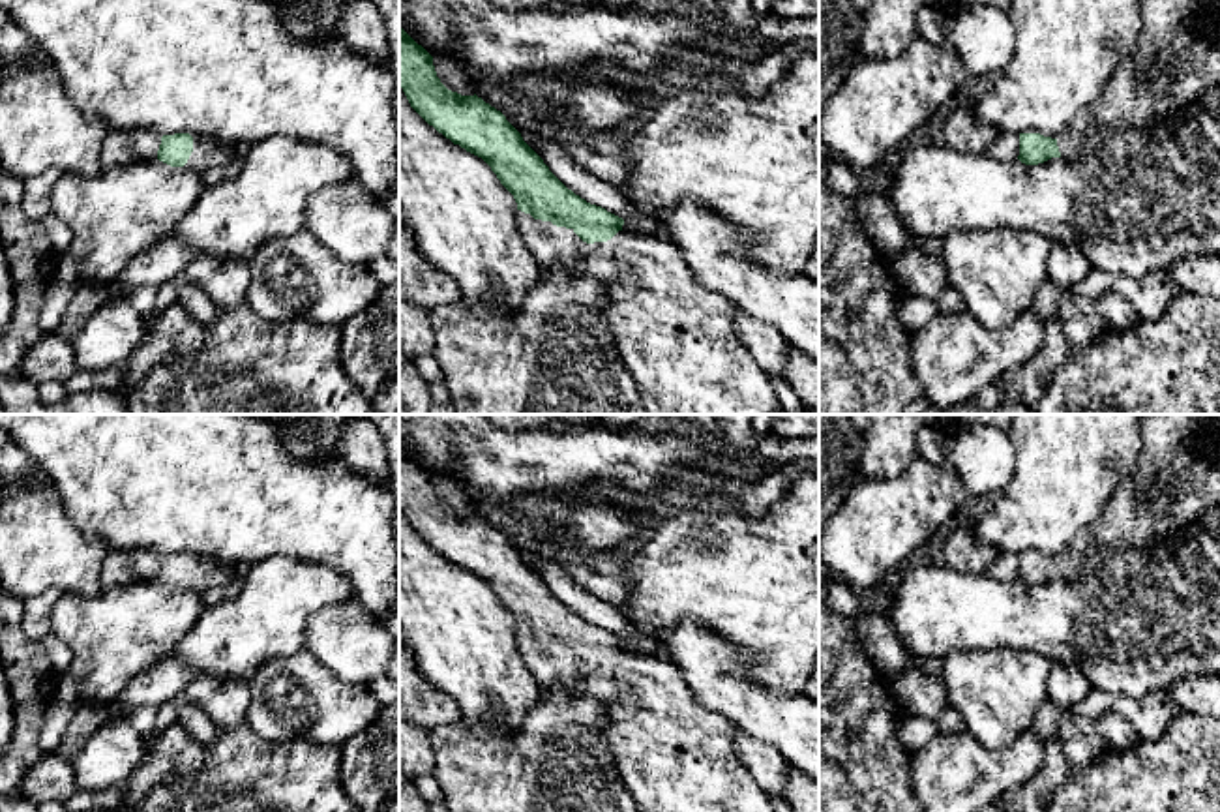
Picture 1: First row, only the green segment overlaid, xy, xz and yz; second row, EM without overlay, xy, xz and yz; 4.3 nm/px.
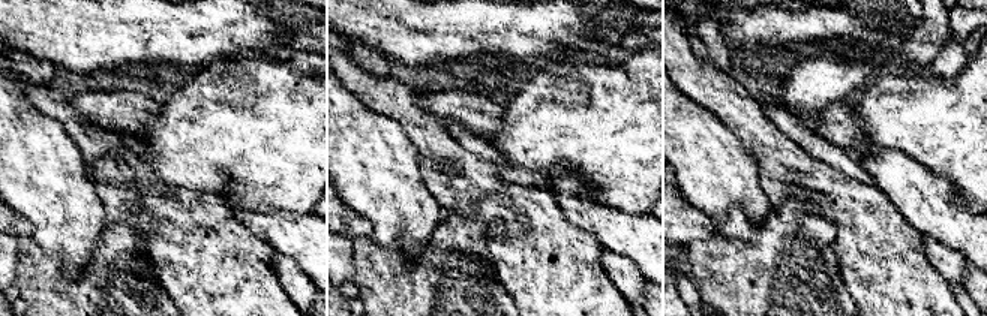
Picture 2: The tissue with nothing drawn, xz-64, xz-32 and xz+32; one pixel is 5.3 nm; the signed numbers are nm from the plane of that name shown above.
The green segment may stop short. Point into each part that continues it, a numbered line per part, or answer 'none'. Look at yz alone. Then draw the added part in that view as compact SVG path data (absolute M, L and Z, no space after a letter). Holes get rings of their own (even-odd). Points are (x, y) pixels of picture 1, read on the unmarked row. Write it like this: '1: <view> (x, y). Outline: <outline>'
1: yz (1175, 481). Outline: M1141 414L1141 454L1136 467L1096 521L1081 529L1057 559L1063 579L1072 581L1096 572L1115 551L1179 533L1220 504L1220 463L1199 443L1205 426L1216 416L1220 414Z

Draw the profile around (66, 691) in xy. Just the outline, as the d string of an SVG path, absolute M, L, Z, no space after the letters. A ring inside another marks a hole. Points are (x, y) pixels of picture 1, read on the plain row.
M67 671L56 675L56 699L81 705L75 681Z

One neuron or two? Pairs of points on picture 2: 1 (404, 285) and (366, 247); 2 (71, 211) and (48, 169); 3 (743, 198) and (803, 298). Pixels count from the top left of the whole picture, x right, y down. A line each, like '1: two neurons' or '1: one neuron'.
1: one neuron
2: one neuron
3: two neurons

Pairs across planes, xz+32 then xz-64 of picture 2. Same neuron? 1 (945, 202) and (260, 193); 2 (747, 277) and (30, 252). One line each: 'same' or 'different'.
1: different
2: same

